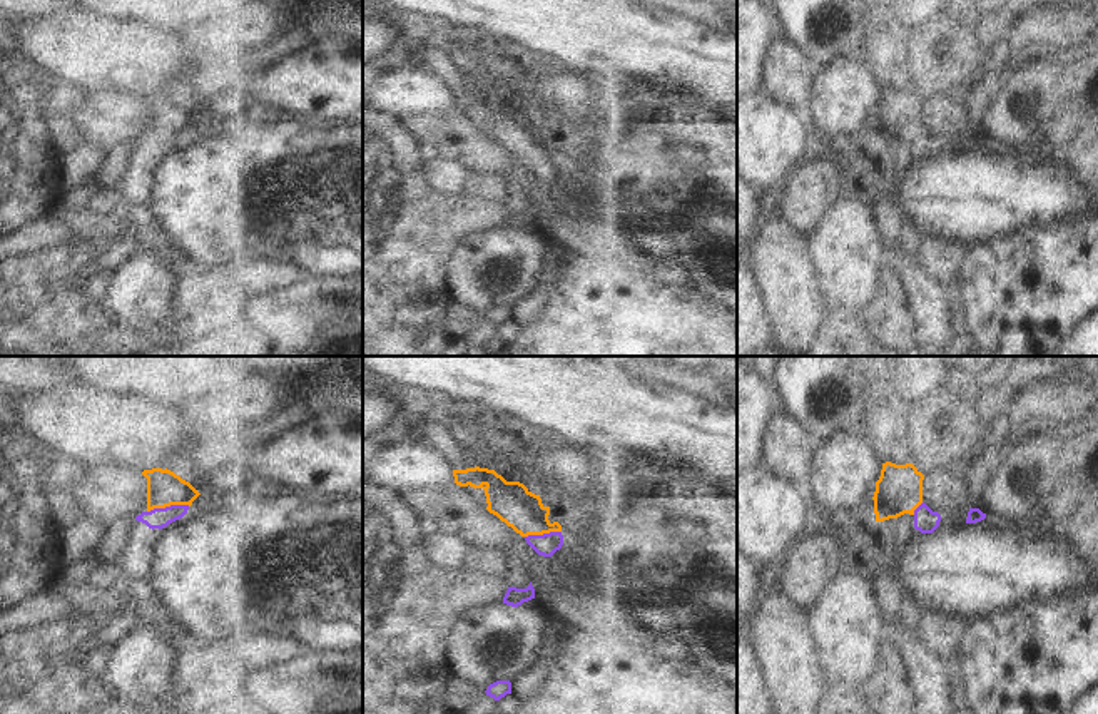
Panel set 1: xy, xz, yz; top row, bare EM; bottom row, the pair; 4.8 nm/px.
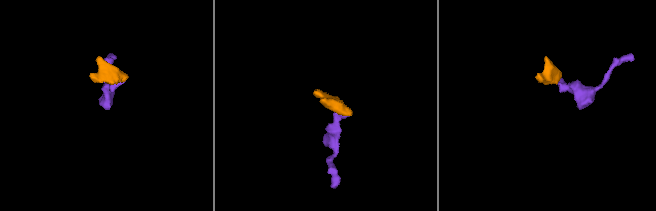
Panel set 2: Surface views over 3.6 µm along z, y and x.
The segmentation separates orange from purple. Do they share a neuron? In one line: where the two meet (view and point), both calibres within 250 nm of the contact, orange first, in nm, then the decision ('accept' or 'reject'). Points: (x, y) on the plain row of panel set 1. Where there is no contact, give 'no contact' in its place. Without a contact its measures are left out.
xy (167, 131) | 170/100 nm | accept

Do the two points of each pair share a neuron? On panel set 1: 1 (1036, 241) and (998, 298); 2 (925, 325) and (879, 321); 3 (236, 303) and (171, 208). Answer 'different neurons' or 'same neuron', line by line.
1: same neuron
2: different neurons
3: different neurons

